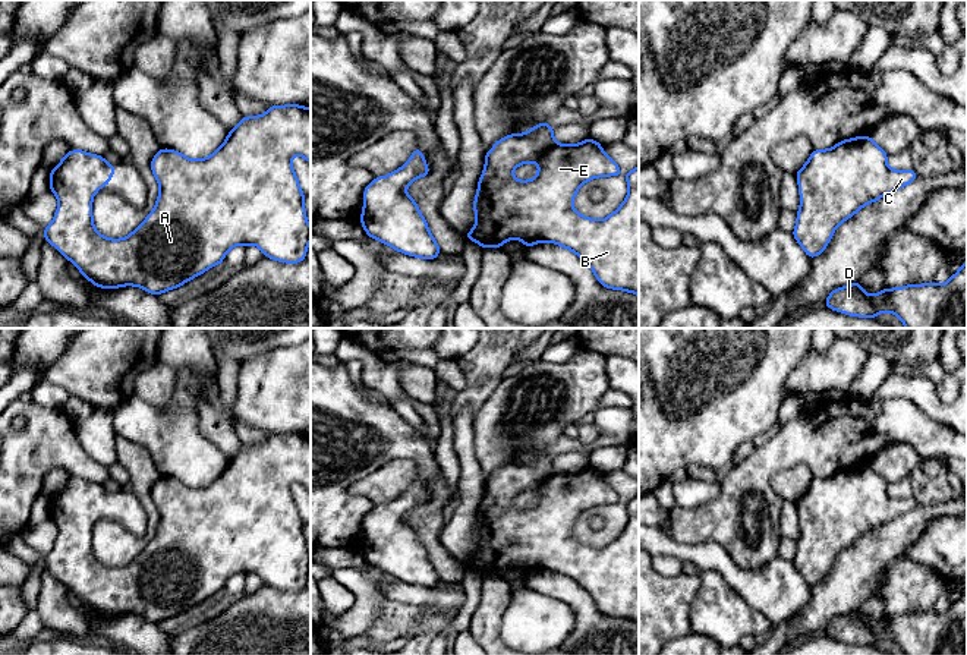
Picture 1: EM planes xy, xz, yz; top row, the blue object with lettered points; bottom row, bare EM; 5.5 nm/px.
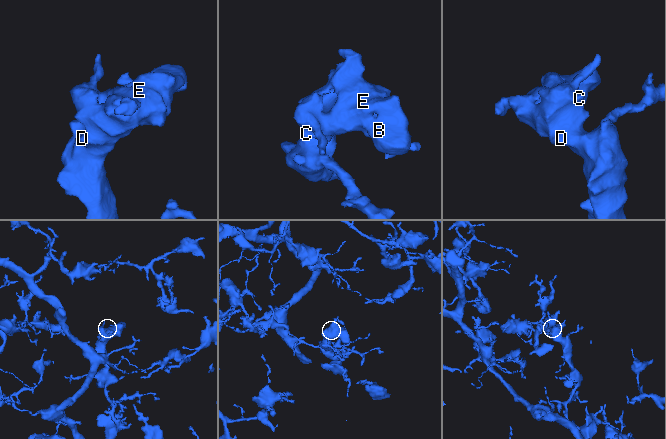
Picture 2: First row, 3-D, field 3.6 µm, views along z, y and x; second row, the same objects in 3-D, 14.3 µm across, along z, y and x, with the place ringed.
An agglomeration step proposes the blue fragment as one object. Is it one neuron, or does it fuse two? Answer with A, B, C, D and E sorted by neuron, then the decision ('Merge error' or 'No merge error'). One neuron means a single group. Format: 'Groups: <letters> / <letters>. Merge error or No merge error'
Groups: A B C D E. No merge error

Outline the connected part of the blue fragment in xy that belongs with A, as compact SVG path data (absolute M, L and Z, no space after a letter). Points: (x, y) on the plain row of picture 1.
M297 432L271 434L262 444L243 444L240 451L229 460L223 473L202 488L190 488L179 479L163 476L151 489L152 503L160 513L154 538L129 564L108 567L94 555L92 525L101 514L110 511L114 494L103 484L72 478L50 500L50 519L57 525L59 535L42 563L94 614L101 617L136 614L155 624L177 617L221 592L226 582L236 573L256 573L264 585L274 589L302 591L311 569L311 554L303 533L305 522L292 495L293 484L302 484L311 491L311 437Z

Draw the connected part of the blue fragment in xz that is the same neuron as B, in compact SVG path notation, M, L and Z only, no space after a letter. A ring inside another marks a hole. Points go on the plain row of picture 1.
M548 450L526 462L501 466L485 484L473 538L475 555L463 566L484 577L501 576L511 567L522 569L526 579L535 571L555 571L580 585L604 615L639 624L639 494L623 503L592 466L573 473L557 472ZM525 491L536 491L539 500L532 508L516 508L513 500ZM608 504L626 506L629 522L624 530L604 548L579 542L573 536L579 516L595 506Z

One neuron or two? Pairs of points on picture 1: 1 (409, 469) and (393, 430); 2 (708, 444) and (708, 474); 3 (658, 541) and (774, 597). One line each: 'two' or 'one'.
1: two
2: two
3: one

